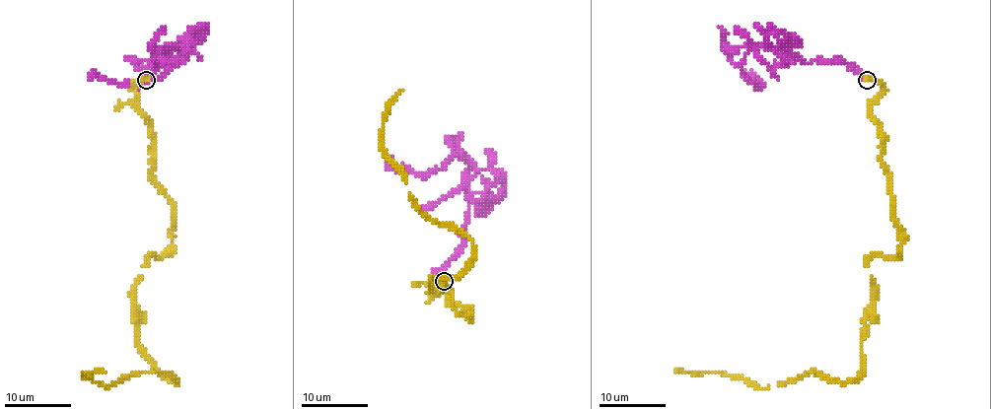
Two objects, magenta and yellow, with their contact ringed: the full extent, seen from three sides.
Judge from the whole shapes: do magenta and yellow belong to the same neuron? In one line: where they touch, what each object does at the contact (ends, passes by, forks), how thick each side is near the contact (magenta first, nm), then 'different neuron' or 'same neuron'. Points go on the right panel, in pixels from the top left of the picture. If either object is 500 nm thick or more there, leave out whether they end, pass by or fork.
place (867, 80); magenta ends; yellow ends; calibres 400 and 320 nm; same neuron

